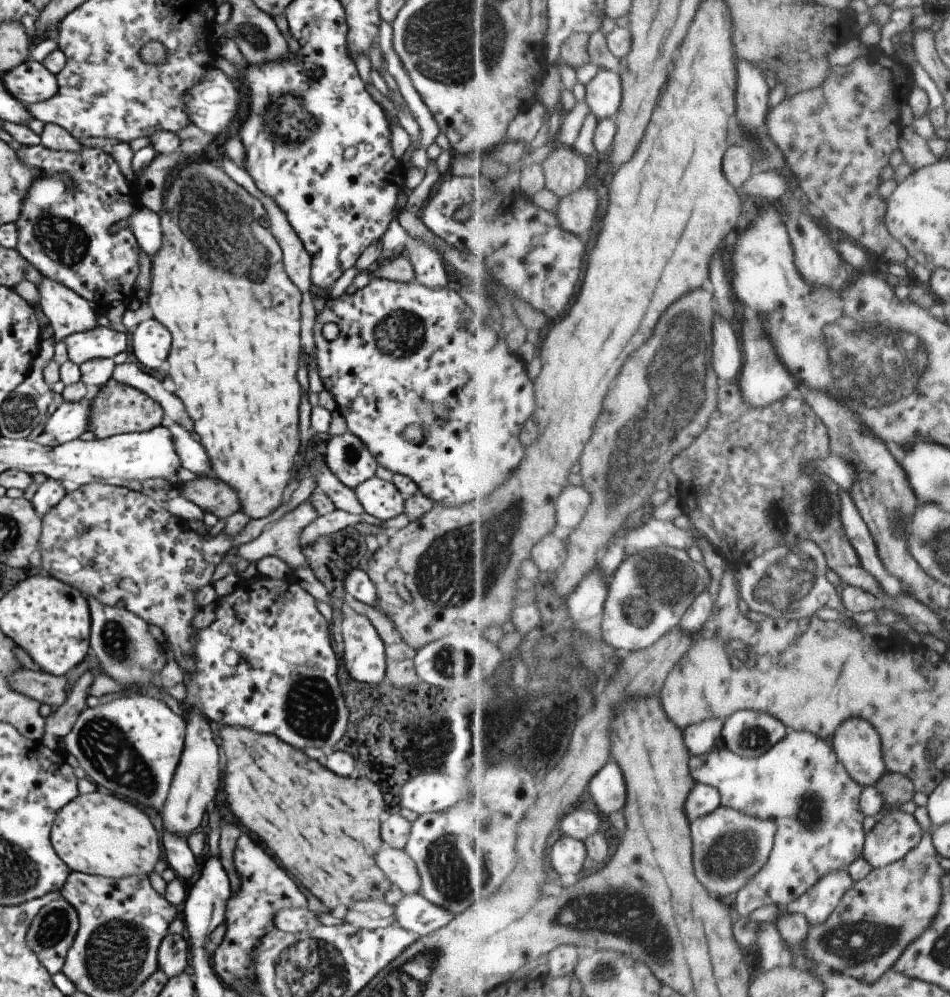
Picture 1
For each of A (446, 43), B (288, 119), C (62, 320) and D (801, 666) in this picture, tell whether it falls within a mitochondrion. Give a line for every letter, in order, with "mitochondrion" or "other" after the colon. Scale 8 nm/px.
A: mitochondrion
B: mitochondrion
C: other
D: other

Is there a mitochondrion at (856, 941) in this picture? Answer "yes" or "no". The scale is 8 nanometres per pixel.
yes

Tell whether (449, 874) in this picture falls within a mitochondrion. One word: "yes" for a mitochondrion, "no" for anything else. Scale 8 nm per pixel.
yes

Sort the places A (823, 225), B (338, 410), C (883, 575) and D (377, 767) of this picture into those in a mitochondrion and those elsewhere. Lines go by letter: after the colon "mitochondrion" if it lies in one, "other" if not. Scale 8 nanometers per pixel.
A: other
B: other
C: other
D: other

